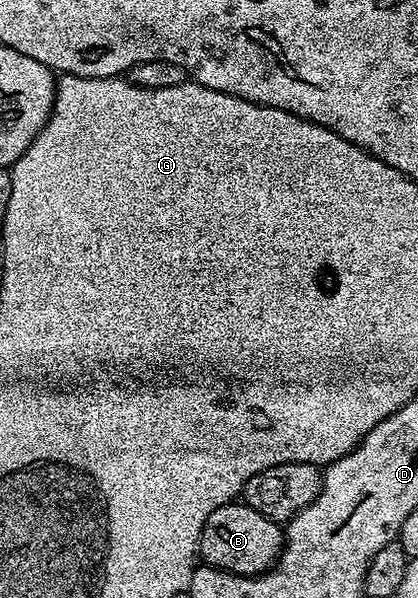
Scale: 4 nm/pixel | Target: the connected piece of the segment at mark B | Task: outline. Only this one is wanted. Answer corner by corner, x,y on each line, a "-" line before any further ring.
242,501
227,503
213,509
201,529
198,558
206,566
234,575
260,575
270,570
278,560
285,545
285,531
268,515
257,513
257,509

